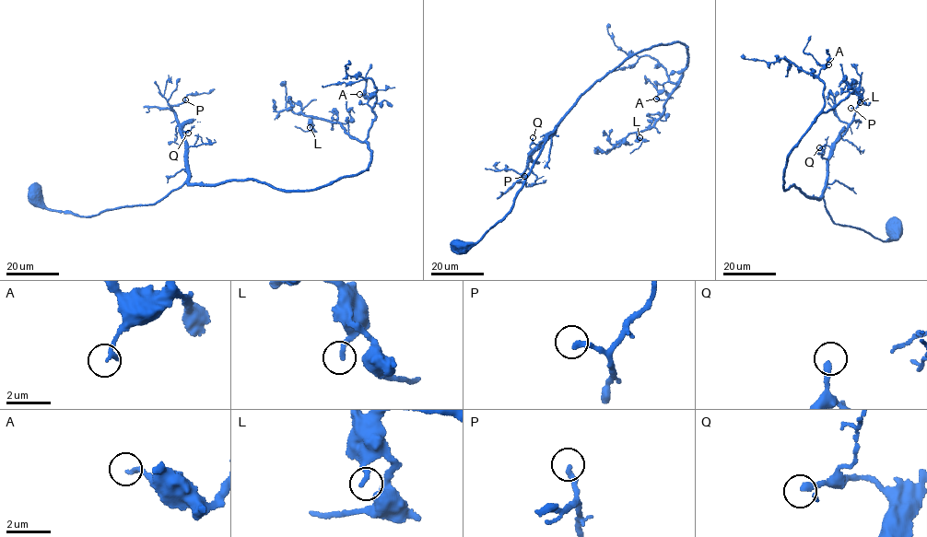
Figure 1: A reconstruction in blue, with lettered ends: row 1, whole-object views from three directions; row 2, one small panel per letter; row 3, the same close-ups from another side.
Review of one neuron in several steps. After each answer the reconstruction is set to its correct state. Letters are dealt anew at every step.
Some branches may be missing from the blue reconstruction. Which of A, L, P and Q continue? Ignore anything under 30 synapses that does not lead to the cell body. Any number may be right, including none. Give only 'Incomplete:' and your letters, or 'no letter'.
Incomplete: no letter

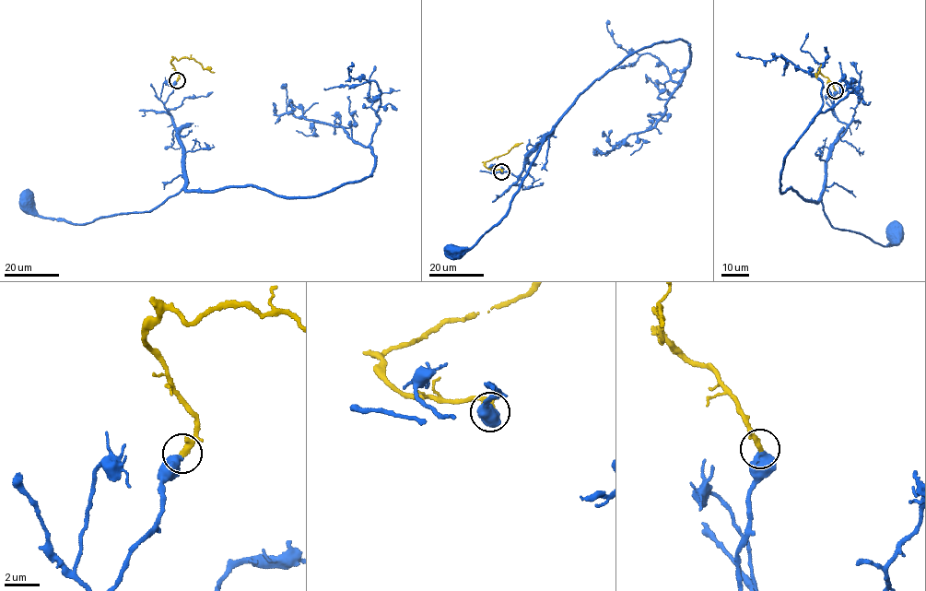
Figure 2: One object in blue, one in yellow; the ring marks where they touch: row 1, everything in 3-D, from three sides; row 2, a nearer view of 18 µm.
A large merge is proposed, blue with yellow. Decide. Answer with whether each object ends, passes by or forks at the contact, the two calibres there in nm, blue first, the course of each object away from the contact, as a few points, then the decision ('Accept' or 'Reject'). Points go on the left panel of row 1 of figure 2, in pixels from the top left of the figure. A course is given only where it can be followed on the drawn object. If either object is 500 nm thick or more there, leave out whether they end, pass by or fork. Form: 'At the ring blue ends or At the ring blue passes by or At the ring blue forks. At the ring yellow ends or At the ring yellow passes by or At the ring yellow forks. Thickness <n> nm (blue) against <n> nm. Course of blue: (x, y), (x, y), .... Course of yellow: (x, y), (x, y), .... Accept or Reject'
Thickness 600 nm (blue) against 320 nm. Course of blue: (177, 80), (165, 105), (181, 148), (184, 187), (152, 211), (74, 225), (41, 218), (26, 202). Course of yellow: (177, 80), (178, 74), (170, 62), (174, 58), (193, 59), (205, 68), (215, 72). Accept

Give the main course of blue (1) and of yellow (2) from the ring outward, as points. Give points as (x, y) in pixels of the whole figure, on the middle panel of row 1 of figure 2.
1: (502, 171), (501, 167), (518, 176), (534, 146), (553, 132), (545, 137), (508, 214), (468, 248), (453, 251)
2: (502, 171), (490, 170), (486, 166), (486, 162), (522, 142)

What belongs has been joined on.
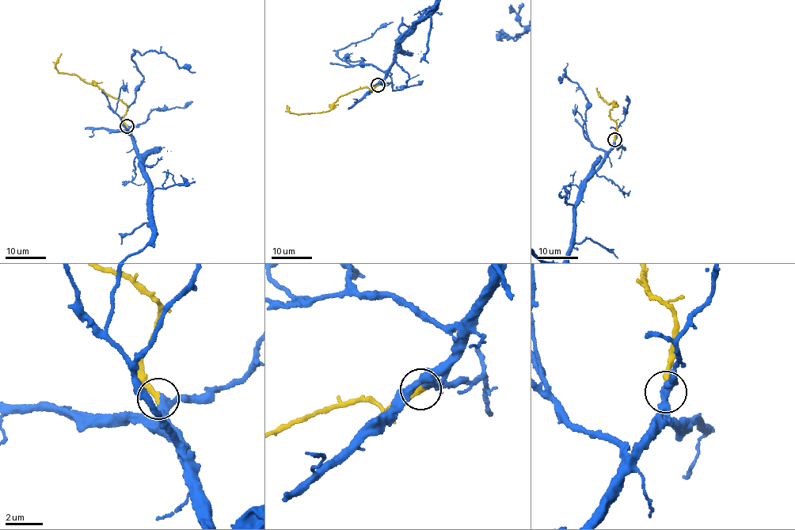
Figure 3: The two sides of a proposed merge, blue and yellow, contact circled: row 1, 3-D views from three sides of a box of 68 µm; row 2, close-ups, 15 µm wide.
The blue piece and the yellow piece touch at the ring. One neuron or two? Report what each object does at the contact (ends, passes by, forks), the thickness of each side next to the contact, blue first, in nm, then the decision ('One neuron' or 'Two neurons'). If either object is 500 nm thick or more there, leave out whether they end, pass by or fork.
At the ring blue passes by. At the ring yellow ends. Thickness 340 nm (blue) against 340 nm. One neuron

